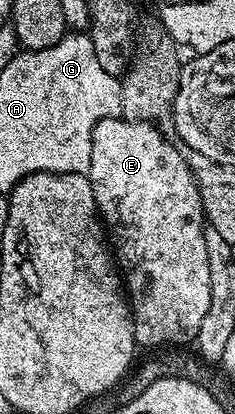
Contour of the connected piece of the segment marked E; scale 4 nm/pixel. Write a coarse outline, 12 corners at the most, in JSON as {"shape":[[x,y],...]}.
{"shape":[[149,122],[92,133],[88,178],[139,348],[208,313],[197,184]]}

